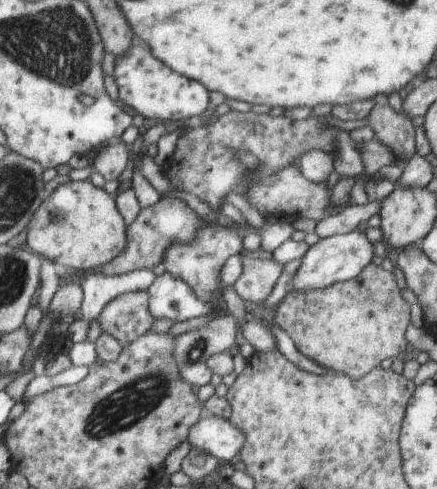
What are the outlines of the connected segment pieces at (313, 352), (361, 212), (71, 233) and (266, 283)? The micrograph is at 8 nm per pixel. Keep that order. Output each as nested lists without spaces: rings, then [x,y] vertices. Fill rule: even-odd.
[[[370,263],[356,278],[307,293],[287,293],[275,310],[273,320],[288,332],[306,358],[328,370],[359,379],[385,358],[402,358],[405,354],[408,344],[405,332],[411,322],[410,304],[402,299],[400,292],[393,271]]]
[[[366,202],[358,206],[348,205],[340,214],[324,217],[316,223],[315,233],[321,239],[334,235],[348,234],[358,228],[360,222],[367,222],[374,214],[378,214],[379,202]]]
[[[87,179],[58,186],[34,213],[27,228],[28,246],[66,271],[92,271],[108,265],[128,246],[128,226],[118,212],[118,195]]]
[[[242,255],[245,259],[245,272],[235,286],[240,298],[253,303],[263,303],[270,294],[275,281],[280,276],[283,265],[275,260],[262,260]]]

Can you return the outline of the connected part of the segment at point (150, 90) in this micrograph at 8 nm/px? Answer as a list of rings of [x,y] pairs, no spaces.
[[[136,38],[126,51],[115,57],[113,77],[119,91],[119,100],[150,120],[167,123],[202,115],[210,102],[207,87],[172,70],[153,54],[148,45]]]

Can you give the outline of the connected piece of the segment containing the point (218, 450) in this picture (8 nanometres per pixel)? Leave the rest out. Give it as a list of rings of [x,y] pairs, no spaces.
[[[205,413],[202,420],[190,429],[187,441],[192,449],[216,457],[223,465],[237,460],[245,443],[245,434],[228,420]]]

